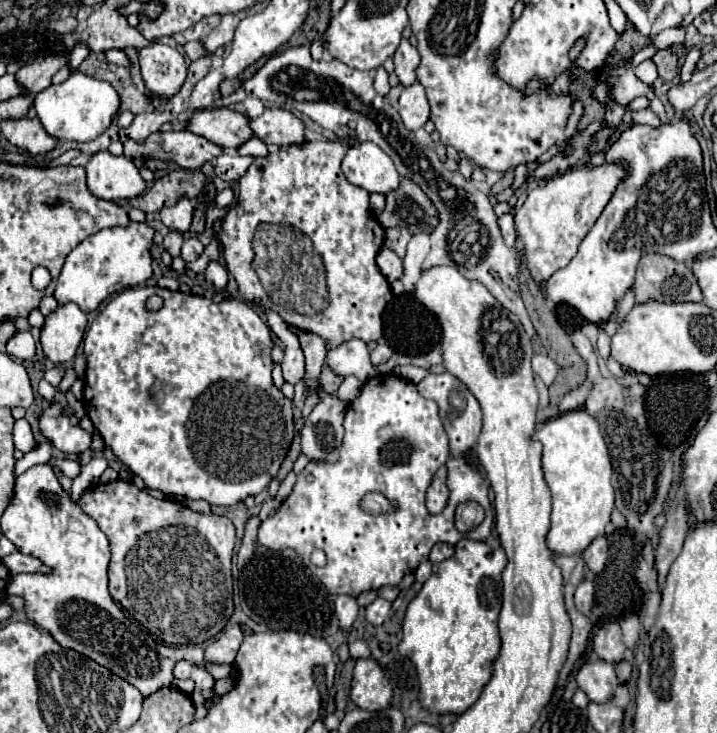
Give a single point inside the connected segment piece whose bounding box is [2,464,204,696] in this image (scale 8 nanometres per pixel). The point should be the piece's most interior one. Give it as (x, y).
(73, 603)

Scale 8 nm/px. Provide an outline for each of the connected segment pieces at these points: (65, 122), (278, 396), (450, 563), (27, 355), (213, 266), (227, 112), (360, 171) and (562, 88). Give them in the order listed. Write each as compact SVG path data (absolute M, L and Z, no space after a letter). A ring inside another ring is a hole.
M78 42L69 58L69 65L76 72L58 86L48 86L46 90L38 92L34 98L34 108L38 112L38 118L42 126L58 140L76 140L76 142L88 142L98 138L114 120L118 108L120 108L120 94L116 88L104 80L90 78L79 72L77 68L88 56L90 49L84 42Z
M134 286L124 292L120 292L116 298L108 302L106 308L98 312L94 322L90 324L90 330L84 338L84 356L86 356L86 378L84 378L84 406L94 422L94 428L104 438L106 446L116 454L116 458L136 476L144 480L148 488L156 488L164 492L166 496L186 496L190 500L206 500L210 504L218 506L234 506L242 502L248 496L260 494L264 488L268 488L270 480L276 478L280 464L284 462L290 442L294 438L294 422L292 422L292 402L274 386L272 382L272 340L270 340L270 328L266 322L246 304L240 300L224 300L220 304L214 304L212 300L204 296L192 296L184 294L180 290L162 290L158 286ZM158 294L164 300L164 306L156 312L146 310L146 300ZM256 344L260 344L264 350L256 352Z
M462 538L456 544L452 558L434 564L432 576L424 582L422 590L408 604L406 616L402 622L402 640L398 652L416 666L420 692L418 702L432 714L462 714L468 710L480 696L492 674L492 658L500 650L498 634L498 614L502 606L502 570L506 568L506 554L502 548L492 548L486 542L476 542Z
M18 332L14 338L8 340L6 348L8 354L18 360L30 360L36 354L36 342L30 332Z
M210 262L210 266L204 272L204 278L218 292L226 290L226 286L228 286L228 270L220 262Z
M212 108L194 112L188 130L208 138L210 142L226 150L236 150L254 136L250 128L250 118L230 108Z
M360 142L348 148L342 170L348 182L368 192L388 194L400 186L400 174L394 162L374 142Z
M570 70L560 72L558 78L552 82L552 90L554 90L556 94L568 94L568 90L570 90L570 80L572 80Z

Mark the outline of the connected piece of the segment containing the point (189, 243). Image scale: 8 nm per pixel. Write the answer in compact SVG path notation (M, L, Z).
M194 236L186 238L184 244L182 244L182 258L184 258L184 262L194 262L202 254L202 250L204 250L204 246L202 246L202 242L198 238L194 238Z

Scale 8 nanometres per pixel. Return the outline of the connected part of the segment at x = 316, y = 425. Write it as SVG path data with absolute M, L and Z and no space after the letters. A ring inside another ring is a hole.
M320 388L318 396L322 398L322 402L310 412L302 428L302 454L310 462L334 464L340 458L346 404Z

